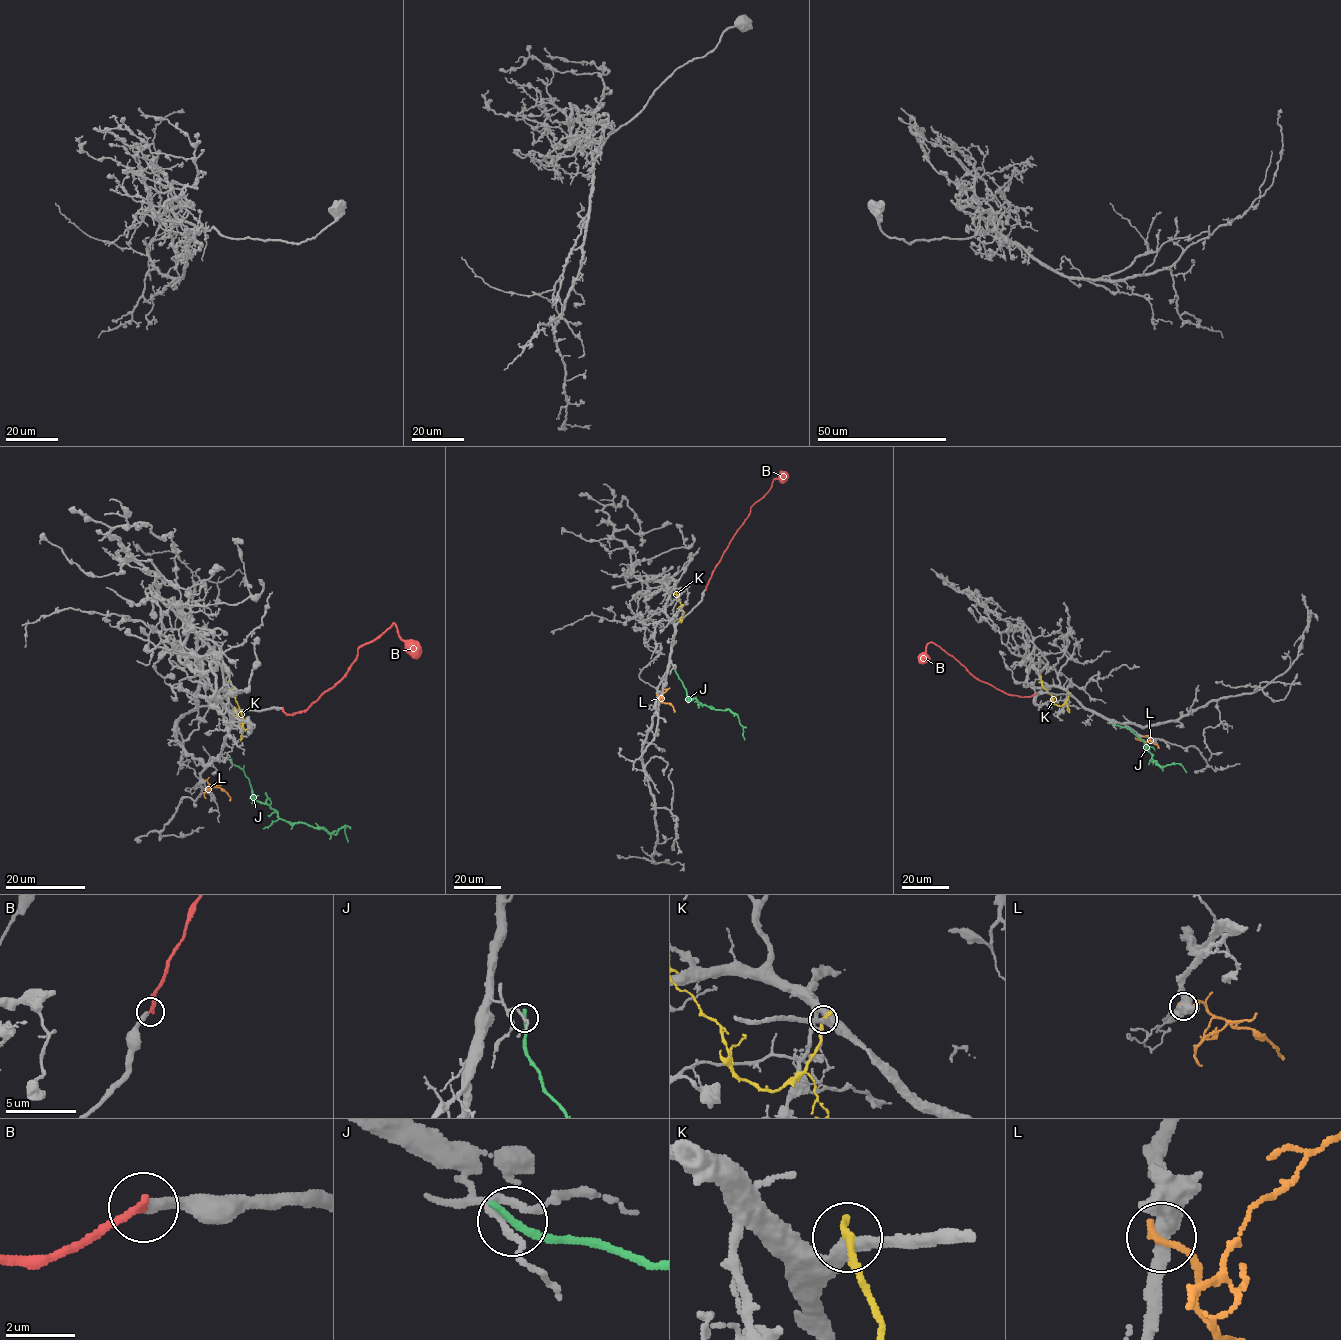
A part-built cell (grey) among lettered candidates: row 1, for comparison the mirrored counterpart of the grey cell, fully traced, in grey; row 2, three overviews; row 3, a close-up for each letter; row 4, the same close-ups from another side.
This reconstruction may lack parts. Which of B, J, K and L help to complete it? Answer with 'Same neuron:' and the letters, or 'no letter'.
Same neuron: no letter

